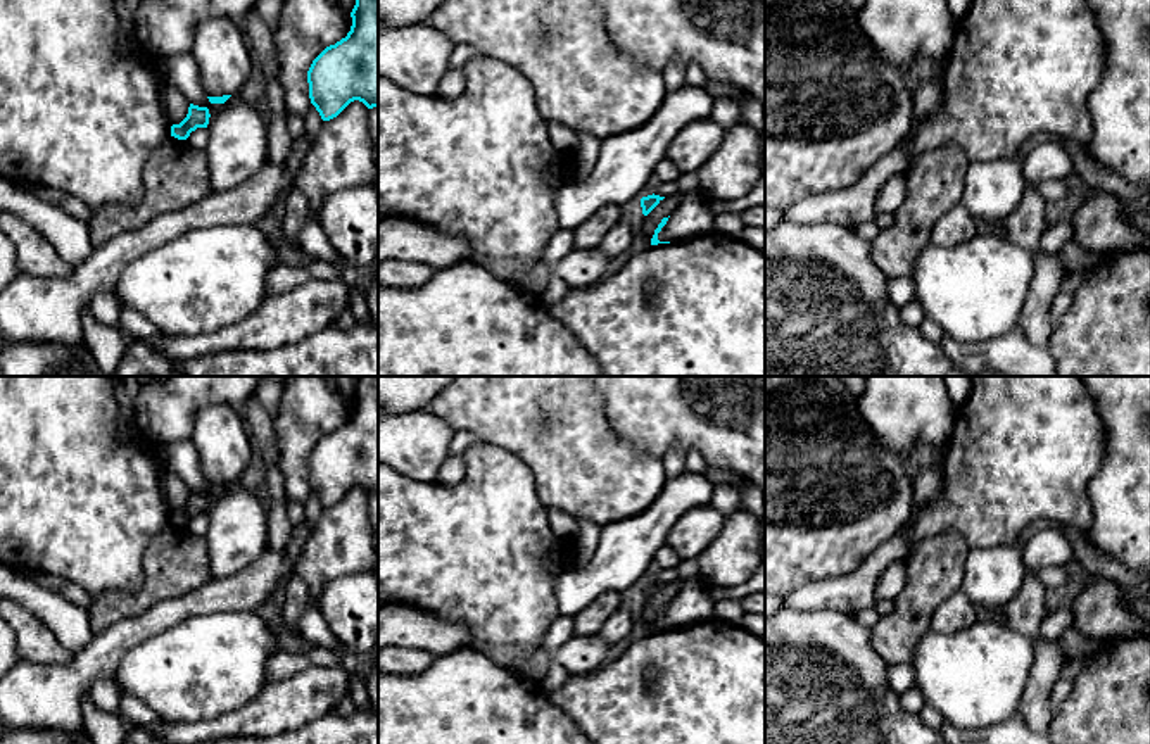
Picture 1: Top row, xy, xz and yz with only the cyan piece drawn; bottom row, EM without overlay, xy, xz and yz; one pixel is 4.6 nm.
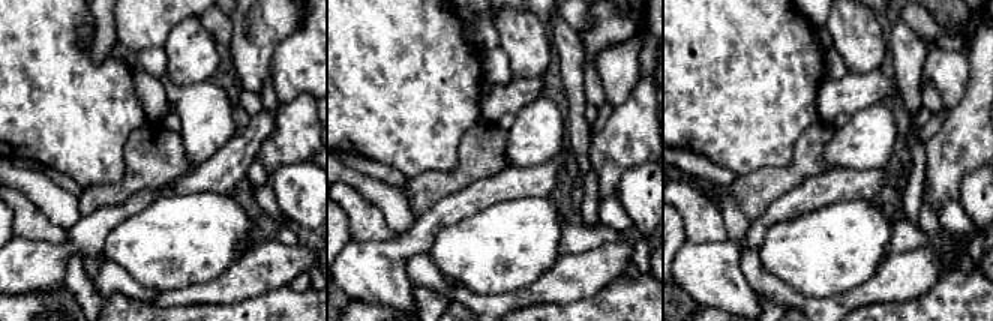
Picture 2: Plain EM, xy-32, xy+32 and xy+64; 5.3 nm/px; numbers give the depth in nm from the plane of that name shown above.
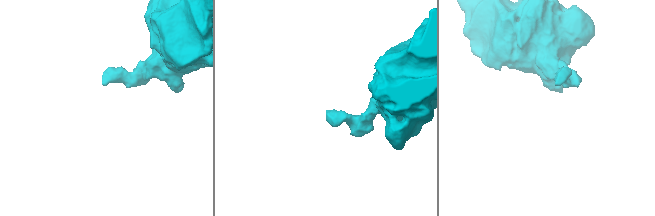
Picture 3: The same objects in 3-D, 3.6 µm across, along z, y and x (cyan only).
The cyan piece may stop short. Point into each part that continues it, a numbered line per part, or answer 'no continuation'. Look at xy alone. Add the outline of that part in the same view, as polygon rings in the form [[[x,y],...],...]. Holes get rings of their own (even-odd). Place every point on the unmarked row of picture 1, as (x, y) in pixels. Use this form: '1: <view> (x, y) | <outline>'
no continuation

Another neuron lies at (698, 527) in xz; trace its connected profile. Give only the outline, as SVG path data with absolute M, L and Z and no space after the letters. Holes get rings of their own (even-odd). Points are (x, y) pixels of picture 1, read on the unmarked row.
M708 506L689 509L670 530L667 545L680 559L696 558L722 530L723 516Z

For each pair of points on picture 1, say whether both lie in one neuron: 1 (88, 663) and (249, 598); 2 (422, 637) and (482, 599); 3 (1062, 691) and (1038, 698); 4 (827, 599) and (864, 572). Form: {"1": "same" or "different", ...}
{"1": "same", "2": "different", "3": "different", "4": "same"}

